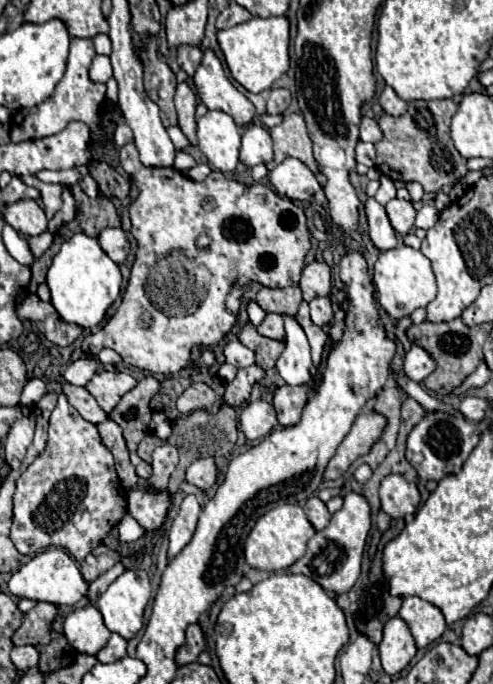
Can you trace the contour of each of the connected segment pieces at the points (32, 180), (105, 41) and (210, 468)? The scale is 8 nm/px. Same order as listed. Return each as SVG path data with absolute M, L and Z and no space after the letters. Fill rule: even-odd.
M21 175L19 179L21 179L23 183L27 183L27 185L37 187L37 189L41 191L43 209L45 209L47 219L51 219L51 217L61 209L61 205L63 205L61 193L63 193L63 189L65 189L67 185L61 185L61 183L43 183L43 181L39 181L35 175Z
M99 33L93 37L93 43L95 43L95 51L101 53L101 55L111 55L111 39L109 35L105 33Z
M205 457L205 459L197 459L195 463L191 463L187 467L187 483L199 487L199 489L209 489L213 487L217 481L217 467L213 457Z

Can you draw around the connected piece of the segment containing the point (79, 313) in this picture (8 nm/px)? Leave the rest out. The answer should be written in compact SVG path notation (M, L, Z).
M79 233L65 241L59 253L53 257L53 263L47 271L47 285L51 291L51 303L57 309L59 317L65 323L91 329L105 319L107 309L119 297L121 271L119 265L113 263L99 247L97 239Z

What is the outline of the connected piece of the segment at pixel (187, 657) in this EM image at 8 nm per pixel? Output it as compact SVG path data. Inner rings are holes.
M195 623L195 625L191 625L191 627L187 629L187 641L185 641L185 645L177 651L177 657L175 657L177 665L195 663L197 657L199 657L199 653L203 651L203 647L205 647L203 631L201 631L201 627Z

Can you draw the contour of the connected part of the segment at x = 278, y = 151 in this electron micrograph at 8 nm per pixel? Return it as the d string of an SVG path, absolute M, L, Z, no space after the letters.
M301 113L285 115L283 123L271 129L273 137L273 151L275 151L275 163L281 163L287 157L297 157L303 161L315 175L321 173L319 165L313 157L313 141L309 139L305 121Z

